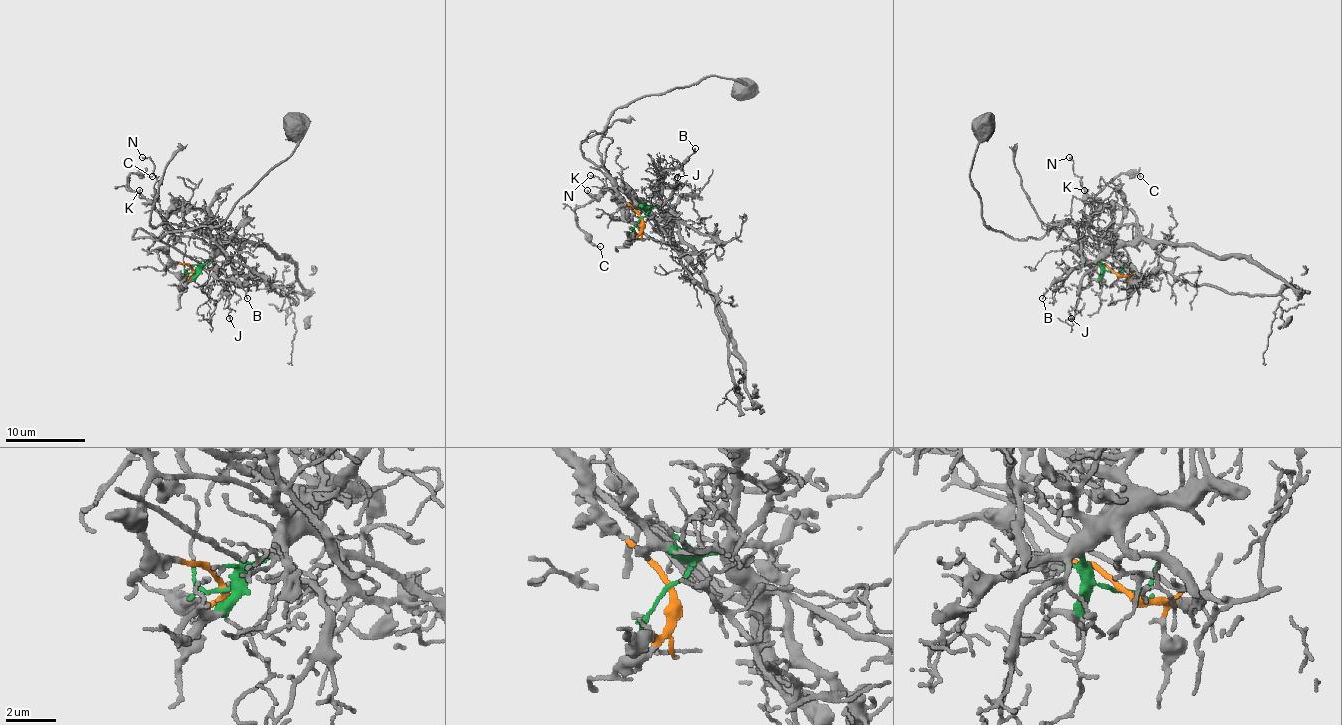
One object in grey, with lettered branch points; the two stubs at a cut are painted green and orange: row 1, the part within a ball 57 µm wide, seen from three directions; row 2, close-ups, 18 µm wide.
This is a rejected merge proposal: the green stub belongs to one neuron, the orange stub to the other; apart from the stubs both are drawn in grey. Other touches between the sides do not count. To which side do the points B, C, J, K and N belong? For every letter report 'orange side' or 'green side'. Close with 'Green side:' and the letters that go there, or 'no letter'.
B: green side
C: orange side
J: green side
K: orange side
N: orange side
Green side: B, J

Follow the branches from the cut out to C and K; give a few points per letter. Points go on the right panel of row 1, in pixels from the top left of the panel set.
C: (1112, 272), (1104, 264), (1094, 264), (1080, 250), (1084, 208), (1122, 174), (1136, 172), (1140, 176)
K: (1112, 272), (1104, 264), (1094, 264), (1080, 250), (1084, 208), (1092, 200), (1084, 190)

